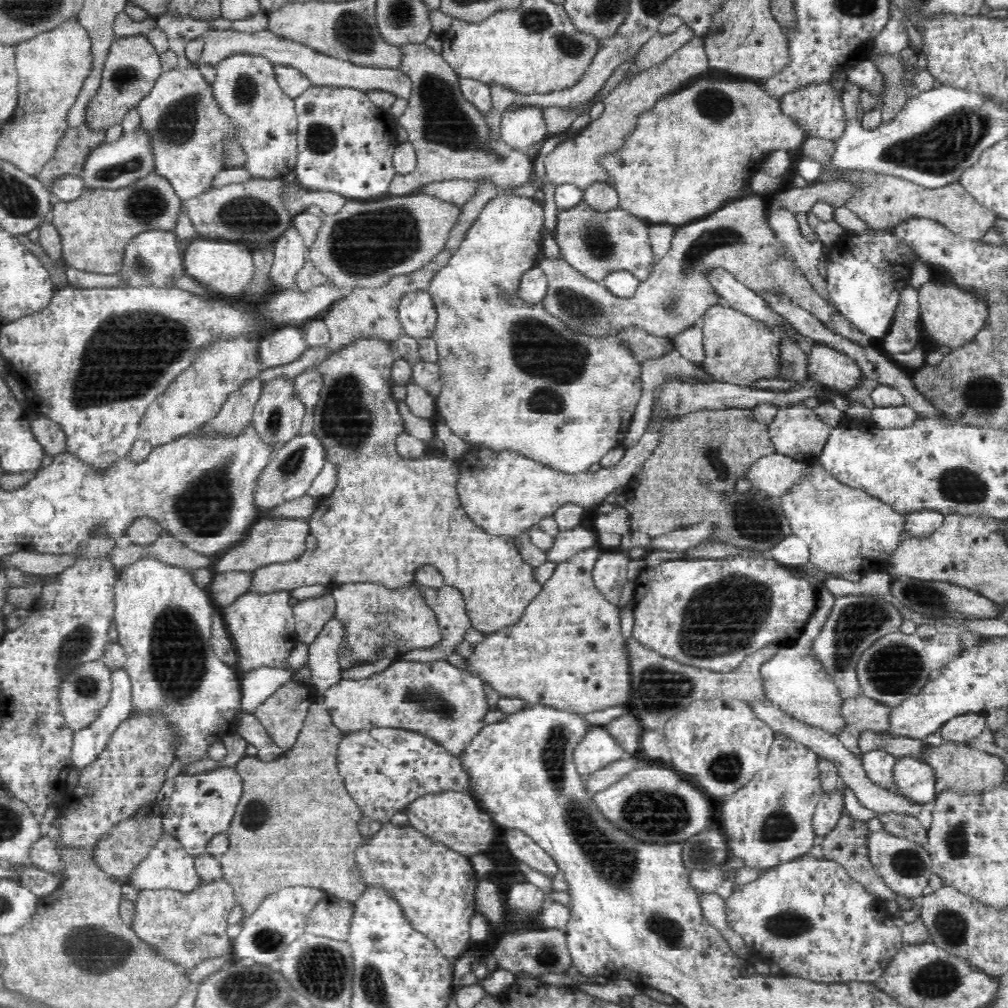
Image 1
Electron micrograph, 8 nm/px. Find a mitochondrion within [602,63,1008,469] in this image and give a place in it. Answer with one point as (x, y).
(938, 149)

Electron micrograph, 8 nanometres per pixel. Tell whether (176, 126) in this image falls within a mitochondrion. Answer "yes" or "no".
yes

